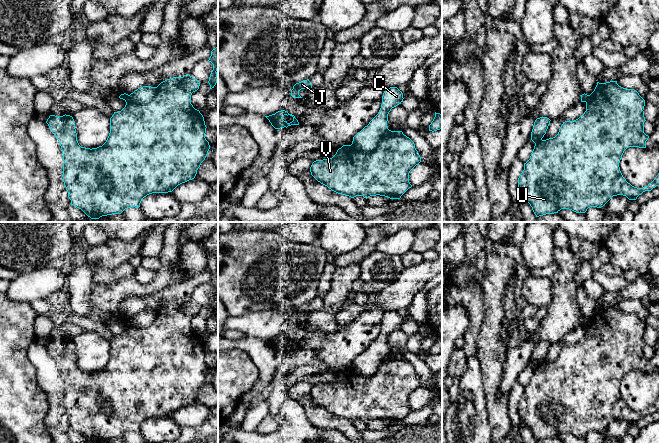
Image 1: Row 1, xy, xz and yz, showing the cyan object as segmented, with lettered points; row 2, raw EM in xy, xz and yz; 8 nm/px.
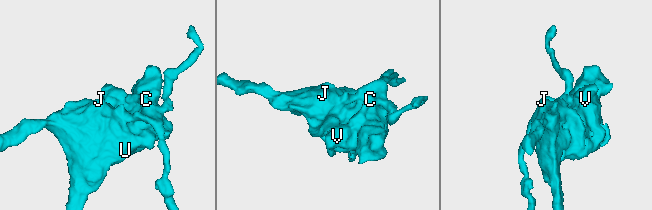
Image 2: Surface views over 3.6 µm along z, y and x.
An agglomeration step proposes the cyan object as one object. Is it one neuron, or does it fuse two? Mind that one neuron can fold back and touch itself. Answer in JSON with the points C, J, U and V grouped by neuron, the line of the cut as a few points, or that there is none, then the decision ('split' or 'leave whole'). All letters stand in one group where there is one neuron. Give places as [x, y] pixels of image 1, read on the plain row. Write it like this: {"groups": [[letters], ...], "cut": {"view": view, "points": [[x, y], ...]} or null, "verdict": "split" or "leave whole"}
{"groups": [["C"], ["J", "U", "V"]], "cut": {"view": "xz", "points": [[387, 352], [377, 370], [369, 376], [361, 376], [352, 368]]}, "verdict": "split"}

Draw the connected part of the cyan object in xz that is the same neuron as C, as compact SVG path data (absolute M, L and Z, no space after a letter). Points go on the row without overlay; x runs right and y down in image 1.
M397 311L384 312L382 328L378 338L354 361L352 368L363 377L376 373L388 351L388 338L392 332L401 328L403 317Z

